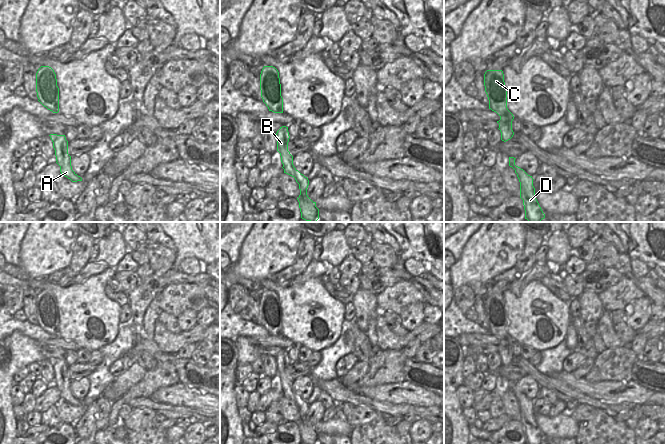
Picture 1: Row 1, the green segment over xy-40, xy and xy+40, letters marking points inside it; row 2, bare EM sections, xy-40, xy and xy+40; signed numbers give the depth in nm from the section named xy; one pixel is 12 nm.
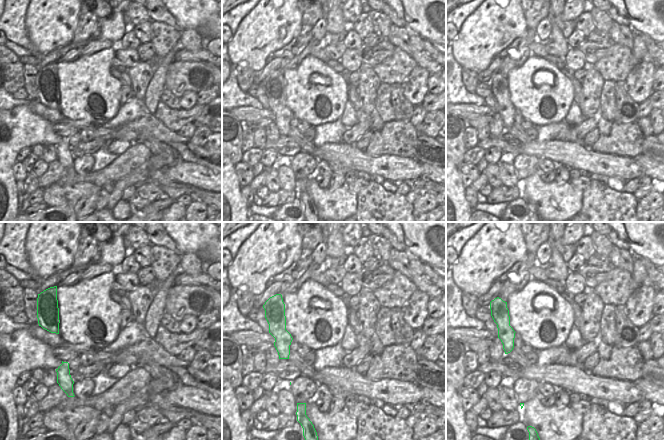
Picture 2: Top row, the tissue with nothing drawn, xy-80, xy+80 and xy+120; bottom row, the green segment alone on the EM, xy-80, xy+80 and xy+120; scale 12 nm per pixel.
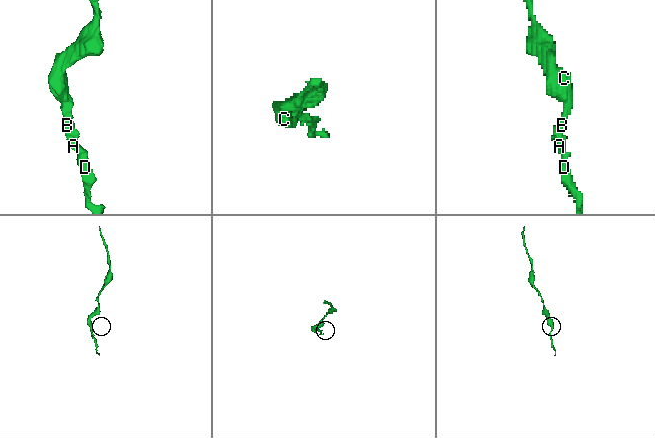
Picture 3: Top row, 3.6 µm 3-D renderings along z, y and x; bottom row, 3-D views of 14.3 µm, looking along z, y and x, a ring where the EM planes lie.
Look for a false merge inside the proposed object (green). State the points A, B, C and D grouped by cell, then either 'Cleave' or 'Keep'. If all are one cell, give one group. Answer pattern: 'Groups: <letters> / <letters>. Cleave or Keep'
Groups: A B C D. Keep

